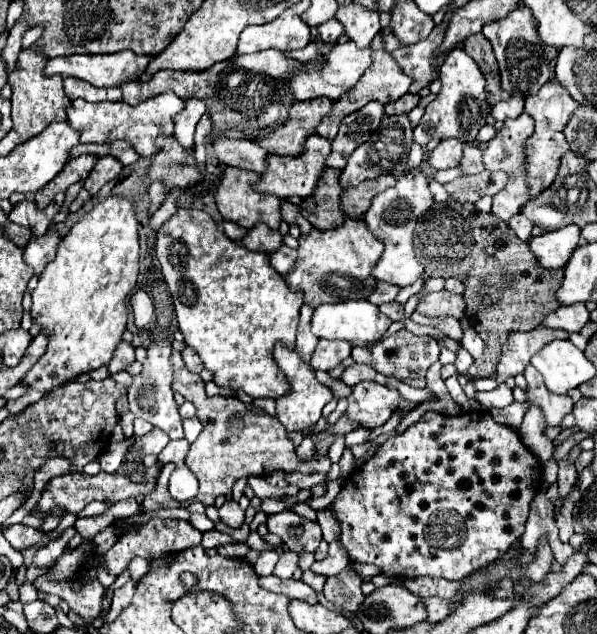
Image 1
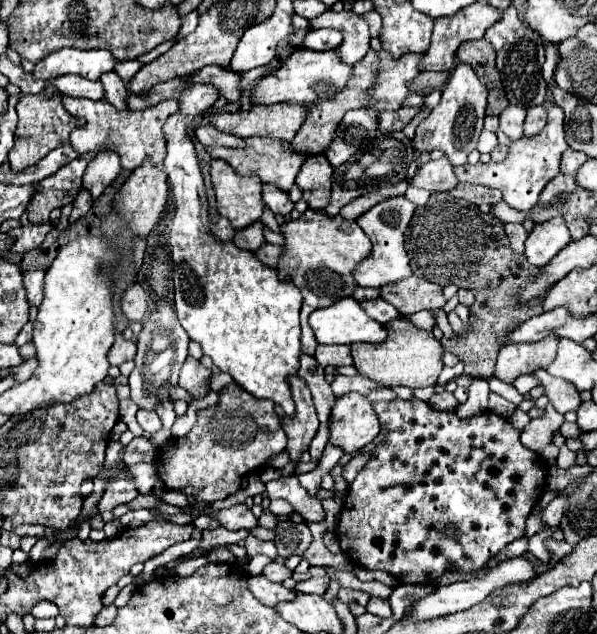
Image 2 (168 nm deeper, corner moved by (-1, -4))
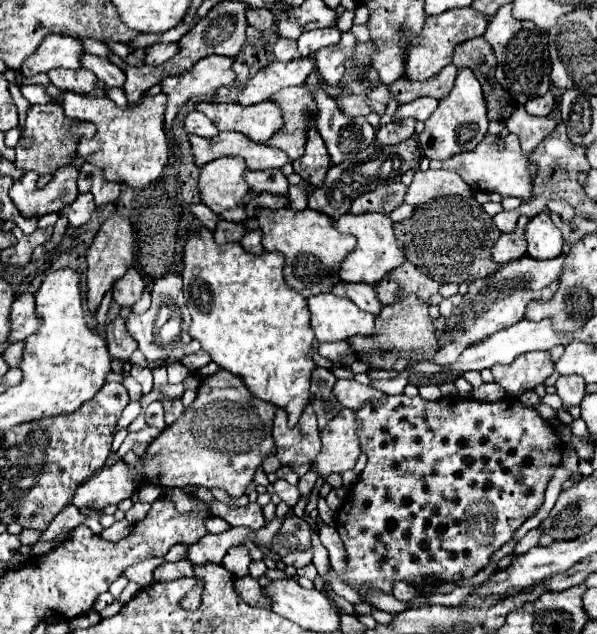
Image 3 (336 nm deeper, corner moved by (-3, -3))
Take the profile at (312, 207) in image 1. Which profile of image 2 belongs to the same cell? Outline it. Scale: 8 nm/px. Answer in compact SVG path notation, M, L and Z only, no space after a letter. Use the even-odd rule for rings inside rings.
M314 154L302 164L296 184L302 188L302 200L308 202L308 208L324 210L328 206L332 172L334 168L330 166L324 154Z

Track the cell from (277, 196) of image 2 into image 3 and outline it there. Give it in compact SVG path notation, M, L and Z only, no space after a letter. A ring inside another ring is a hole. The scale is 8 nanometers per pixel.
M266 169L266 171L246 171L246 181L250 185L252 191L262 193L262 191L270 191L270 193L288 193L288 181L284 177L284 173L280 169Z

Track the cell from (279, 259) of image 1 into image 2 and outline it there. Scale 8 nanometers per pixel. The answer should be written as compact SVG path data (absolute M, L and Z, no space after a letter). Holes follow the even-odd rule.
M266 244L266 246L262 246L262 250L258 250L256 252L256 256L258 256L258 260L260 262L264 262L266 266L270 266L270 268L276 268L278 266L278 262L280 262L280 258L282 258L282 246L274 246L274 244Z

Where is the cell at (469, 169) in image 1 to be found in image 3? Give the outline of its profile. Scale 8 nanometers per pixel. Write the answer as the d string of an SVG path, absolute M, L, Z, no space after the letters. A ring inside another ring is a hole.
M486 133L486 137L480 141L480 145L476 145L474 151L456 153L446 161L430 161L430 167L458 173L476 191L496 191L504 197L520 197L524 201L528 201L532 193L532 181L528 177L528 159L522 155L520 143L512 133L506 137ZM498 141L504 143L504 149L498 147Z

